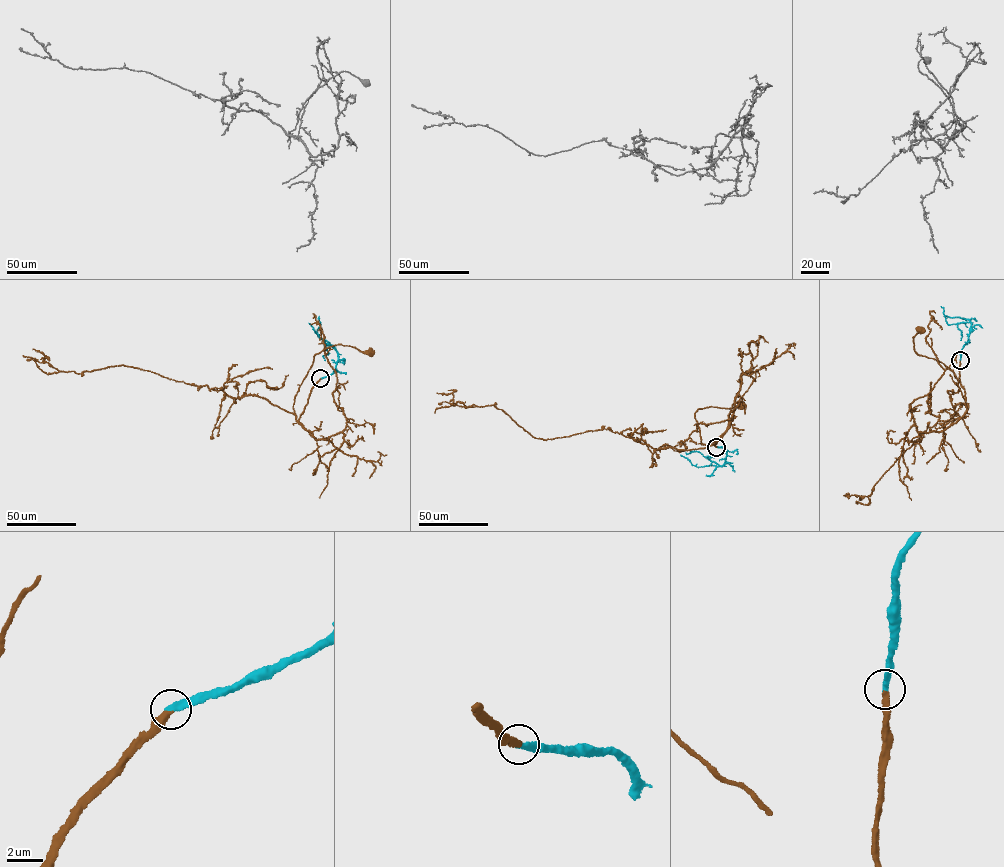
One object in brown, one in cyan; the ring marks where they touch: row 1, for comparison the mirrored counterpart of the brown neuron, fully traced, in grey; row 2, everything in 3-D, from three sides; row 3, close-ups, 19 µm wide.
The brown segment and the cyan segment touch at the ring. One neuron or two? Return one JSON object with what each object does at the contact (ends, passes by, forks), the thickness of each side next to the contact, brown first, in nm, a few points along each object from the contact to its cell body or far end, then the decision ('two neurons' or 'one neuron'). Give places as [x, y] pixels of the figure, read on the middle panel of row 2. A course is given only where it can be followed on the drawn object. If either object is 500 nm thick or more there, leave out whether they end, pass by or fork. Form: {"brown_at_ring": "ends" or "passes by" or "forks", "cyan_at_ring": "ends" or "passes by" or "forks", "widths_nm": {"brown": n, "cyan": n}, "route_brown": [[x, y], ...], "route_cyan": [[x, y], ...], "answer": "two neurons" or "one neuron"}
{"brown_at_ring": "ends", "cyan_at_ring": "ends", "widths_nm": {"brown": 360, "cyan": 360}, "route_brown": [[716, 446], [713, 444], [716, 440], [712, 445], [701, 444], [694, 412], [710, 407], [726, 409], [741, 405]], "route_cyan": [[716, 446], [725, 448], [726, 457], [721, 466], [697, 451], [685, 452]], "answer": "one neuron"}

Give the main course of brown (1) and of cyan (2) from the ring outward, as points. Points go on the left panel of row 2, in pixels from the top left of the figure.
1: (320, 378), (311, 389), (298, 421), (293, 406), (294, 397), (316, 354), (340, 344), (362, 352), (371, 351)
2: (320, 378), (333, 373), (338, 358), (335, 350), (317, 331), (320, 325), (319, 316)

